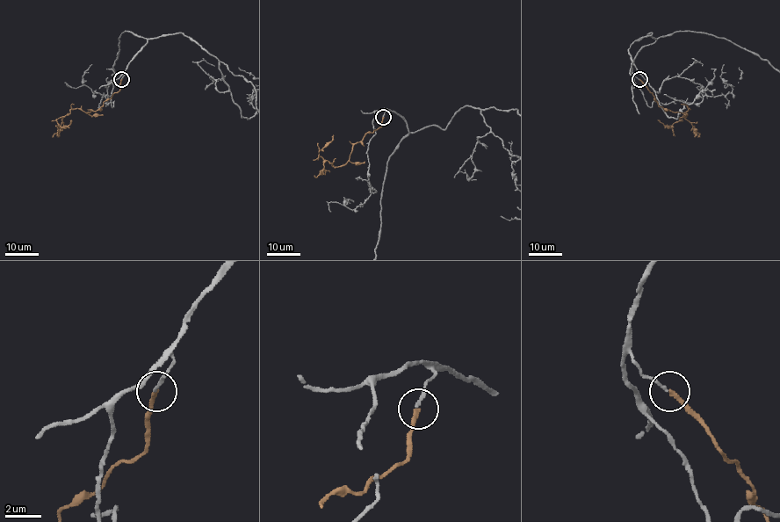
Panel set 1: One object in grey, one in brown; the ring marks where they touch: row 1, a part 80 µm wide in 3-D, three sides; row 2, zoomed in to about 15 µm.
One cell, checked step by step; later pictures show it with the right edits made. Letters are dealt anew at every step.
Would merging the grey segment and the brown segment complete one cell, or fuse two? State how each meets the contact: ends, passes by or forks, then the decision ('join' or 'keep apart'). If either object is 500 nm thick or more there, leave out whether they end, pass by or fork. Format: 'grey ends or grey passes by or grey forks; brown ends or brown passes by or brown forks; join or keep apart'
grey ends; brown ends; join

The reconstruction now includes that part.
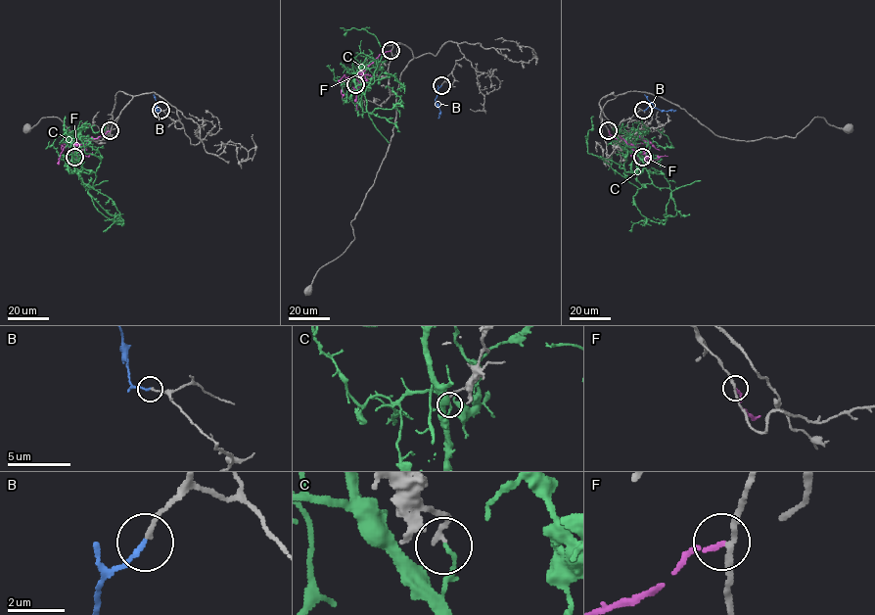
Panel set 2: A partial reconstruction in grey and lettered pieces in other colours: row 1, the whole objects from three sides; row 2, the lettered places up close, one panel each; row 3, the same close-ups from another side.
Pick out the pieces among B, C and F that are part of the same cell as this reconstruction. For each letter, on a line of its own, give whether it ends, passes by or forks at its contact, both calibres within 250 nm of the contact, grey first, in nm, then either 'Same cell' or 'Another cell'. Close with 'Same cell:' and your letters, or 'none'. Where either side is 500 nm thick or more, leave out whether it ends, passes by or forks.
B: It ends there. Thickness 140 nm (grey) against 160 nm. Same cell
C: It ends there. Thickness 180 nm (grey) against 130 nm. Another cell
F: It ends there. Thickness 180 nm (grey) against 170 nm. Another cell
Same cell: B

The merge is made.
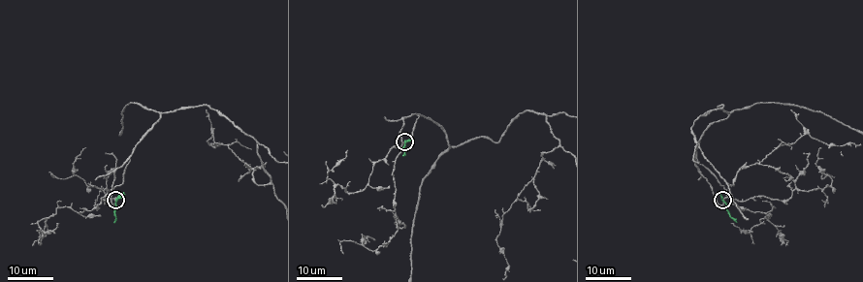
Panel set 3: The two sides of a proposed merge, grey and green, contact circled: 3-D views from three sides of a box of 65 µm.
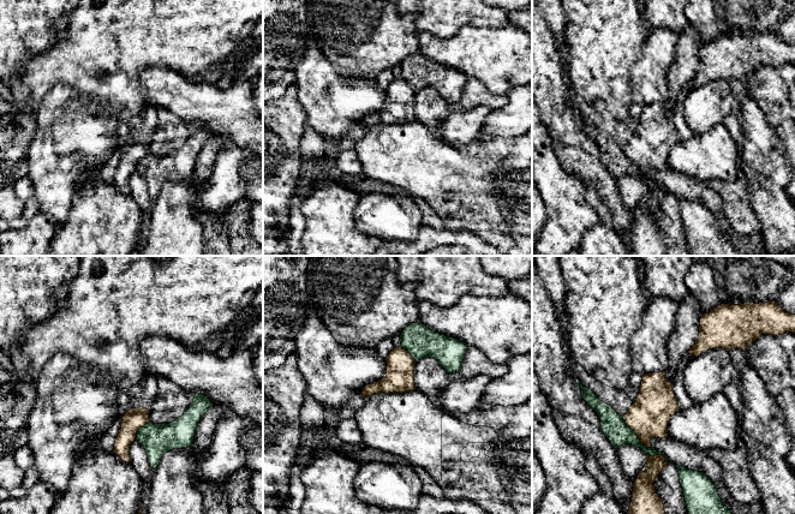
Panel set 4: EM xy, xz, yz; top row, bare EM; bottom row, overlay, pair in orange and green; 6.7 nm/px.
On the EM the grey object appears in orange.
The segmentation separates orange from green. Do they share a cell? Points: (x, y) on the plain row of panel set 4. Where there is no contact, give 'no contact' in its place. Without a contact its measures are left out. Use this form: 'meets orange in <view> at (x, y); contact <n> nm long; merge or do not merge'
meets orange in yz at (637, 166); contact 300 nm long; do not merge

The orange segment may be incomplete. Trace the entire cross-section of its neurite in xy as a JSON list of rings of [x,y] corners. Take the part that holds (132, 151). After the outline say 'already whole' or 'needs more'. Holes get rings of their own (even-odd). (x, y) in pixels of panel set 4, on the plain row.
[[[139,138],[132,139],[122,147],[121,157],[113,183],[124,193],[131,195],[130,177],[136,171],[138,161],[150,151],[149,144],[149,141]]]; already whole

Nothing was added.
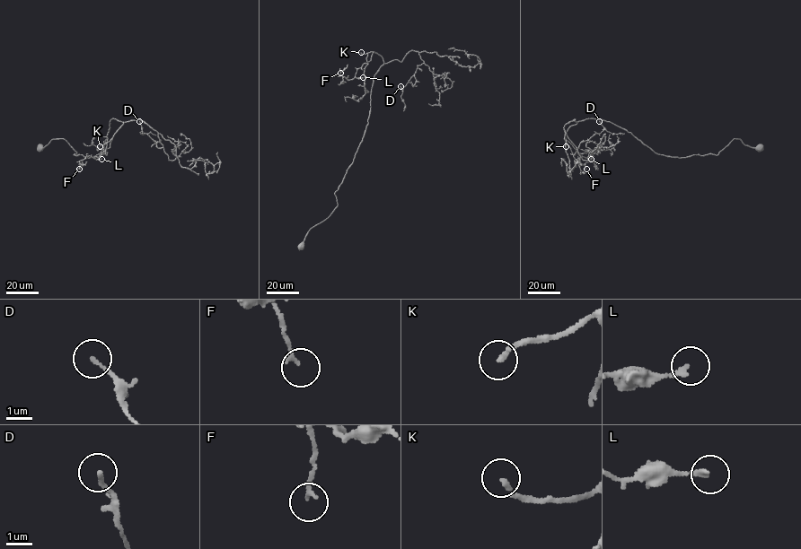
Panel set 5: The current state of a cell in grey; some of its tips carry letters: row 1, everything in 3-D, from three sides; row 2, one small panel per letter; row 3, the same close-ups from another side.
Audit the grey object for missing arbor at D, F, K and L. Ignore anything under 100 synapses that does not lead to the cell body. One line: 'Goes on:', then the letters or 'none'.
Goes on: K

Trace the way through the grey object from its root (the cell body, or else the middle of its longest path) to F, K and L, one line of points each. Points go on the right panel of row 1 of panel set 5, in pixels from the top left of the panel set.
F: (759, 147), (734, 138), (717, 155), (672, 157), (588, 118), (565, 135), (581, 157), (593, 155), (586, 169)
K: (759, 147), (734, 138), (717, 155), (672, 157), (655, 152), (609, 121), (593, 118), (570, 126), (566, 146)
L: (759, 147), (734, 138), (717, 155), (672, 157), (609, 121), (588, 118), (571, 126), (565, 138), (591, 159)

